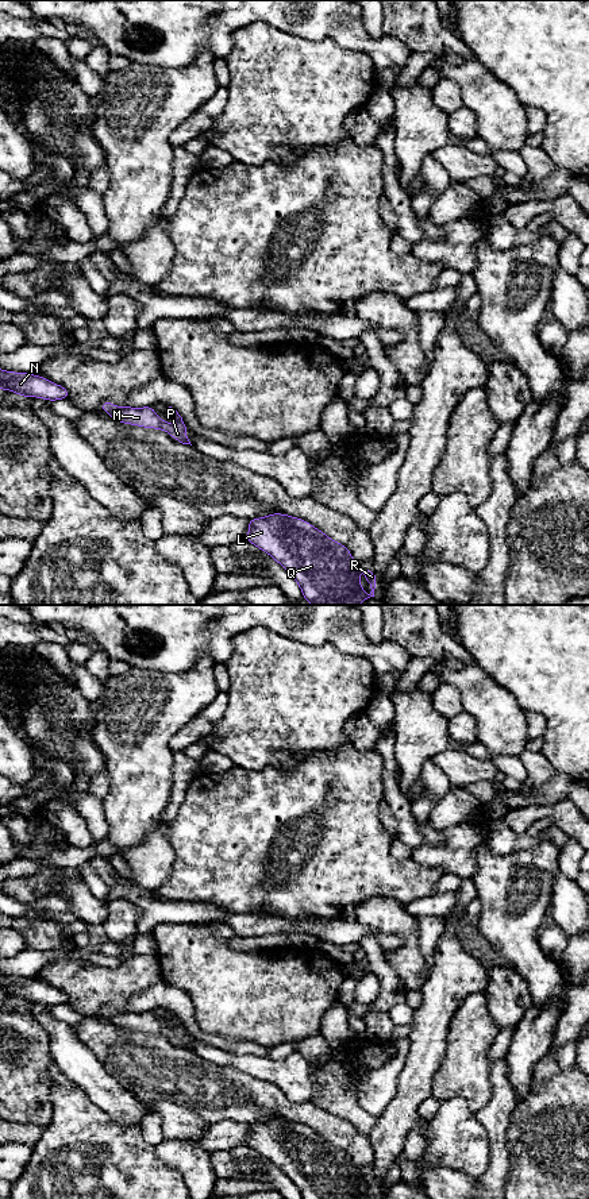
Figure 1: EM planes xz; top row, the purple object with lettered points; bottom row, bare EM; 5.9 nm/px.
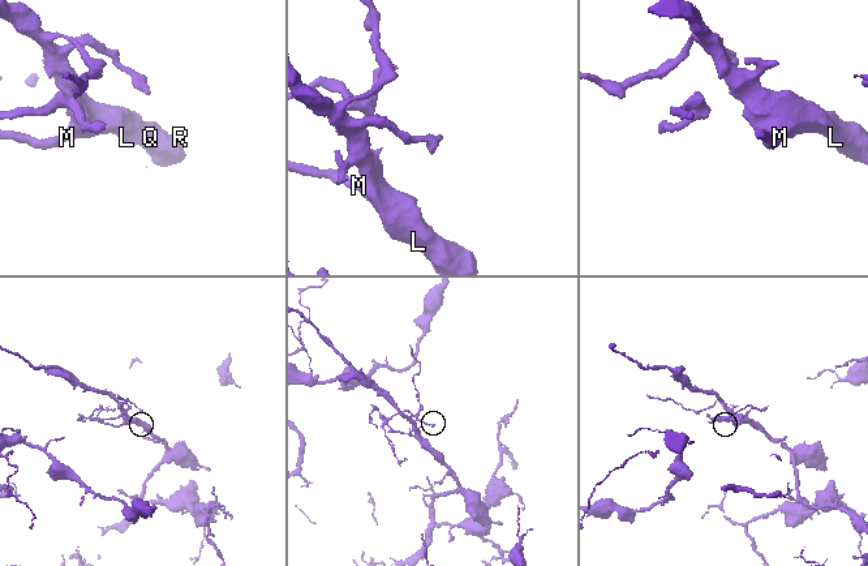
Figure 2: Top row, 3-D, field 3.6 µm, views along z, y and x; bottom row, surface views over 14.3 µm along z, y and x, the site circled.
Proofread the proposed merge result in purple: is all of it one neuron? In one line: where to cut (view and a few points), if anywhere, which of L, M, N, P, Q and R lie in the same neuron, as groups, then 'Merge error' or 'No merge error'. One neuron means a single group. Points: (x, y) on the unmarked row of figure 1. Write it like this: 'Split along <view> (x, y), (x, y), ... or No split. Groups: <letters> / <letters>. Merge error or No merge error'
No split. Groups: L M N P Q R. No merge error

